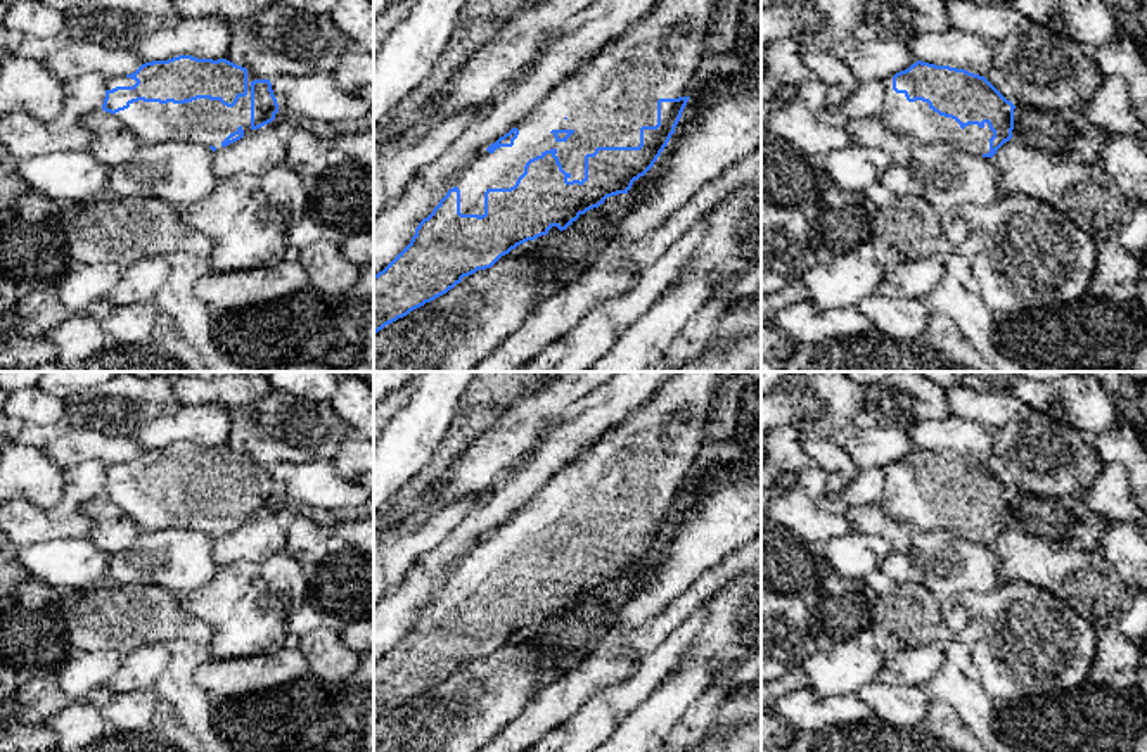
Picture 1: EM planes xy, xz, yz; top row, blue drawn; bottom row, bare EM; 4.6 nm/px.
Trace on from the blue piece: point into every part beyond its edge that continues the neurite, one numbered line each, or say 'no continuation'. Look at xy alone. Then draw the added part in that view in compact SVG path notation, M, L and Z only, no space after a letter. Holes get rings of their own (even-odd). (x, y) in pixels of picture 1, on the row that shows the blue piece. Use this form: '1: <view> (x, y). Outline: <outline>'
1: xy (203, 121). Outline: M247 71L247 95L239 97L234 107L220 100L197 99L185 104L133 102L114 116L137 137L142 145L154 142L190 142L206 147L221 147L221 142L237 128L251 130L251 83L265 80Z

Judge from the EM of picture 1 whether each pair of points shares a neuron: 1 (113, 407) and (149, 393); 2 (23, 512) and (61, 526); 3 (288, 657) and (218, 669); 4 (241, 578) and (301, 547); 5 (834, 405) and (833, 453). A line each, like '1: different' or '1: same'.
1: same
2: same
3: same
4: different
5: different

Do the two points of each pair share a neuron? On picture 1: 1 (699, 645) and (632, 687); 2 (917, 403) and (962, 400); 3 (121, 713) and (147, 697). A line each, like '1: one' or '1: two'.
1: two
2: two
3: one

